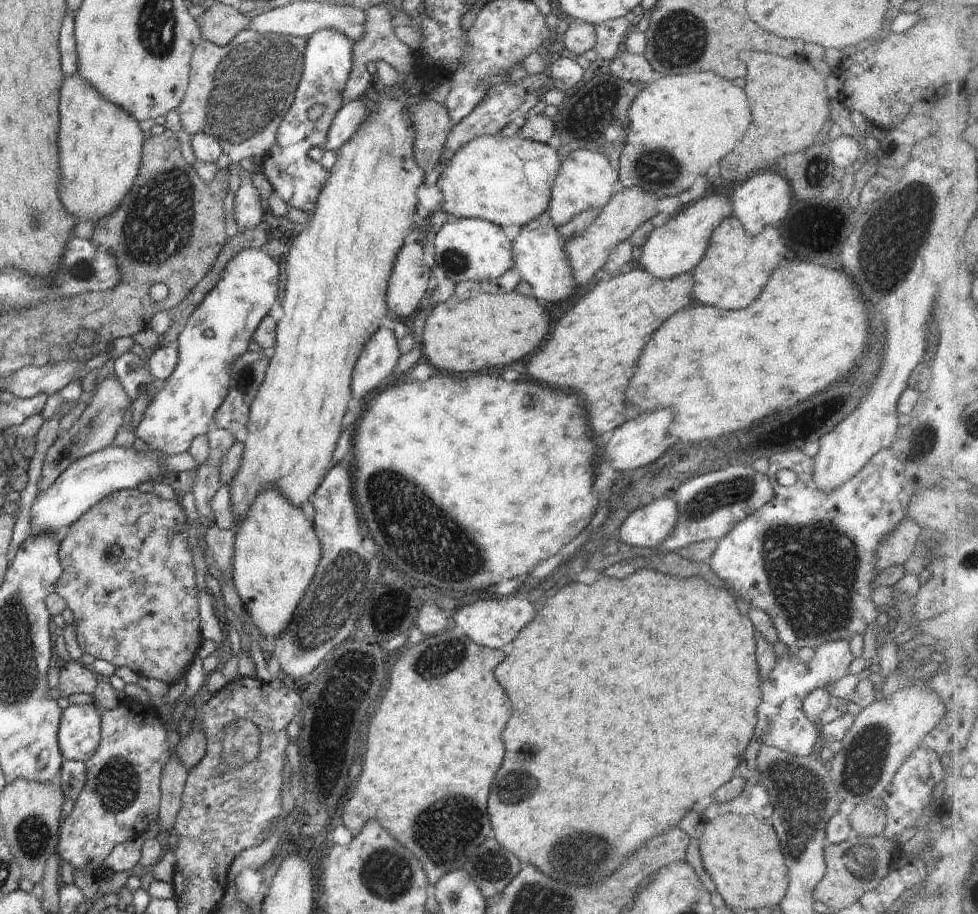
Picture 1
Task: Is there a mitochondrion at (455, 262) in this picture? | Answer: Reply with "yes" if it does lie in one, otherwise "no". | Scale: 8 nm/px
yes

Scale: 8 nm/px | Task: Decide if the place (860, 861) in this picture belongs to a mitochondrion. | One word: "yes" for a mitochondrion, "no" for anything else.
yes

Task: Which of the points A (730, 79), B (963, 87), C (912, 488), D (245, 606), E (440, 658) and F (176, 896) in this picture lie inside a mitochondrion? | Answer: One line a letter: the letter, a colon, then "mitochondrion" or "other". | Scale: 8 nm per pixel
A: other
B: other
C: other
D: other
E: mitochondrion
F: other

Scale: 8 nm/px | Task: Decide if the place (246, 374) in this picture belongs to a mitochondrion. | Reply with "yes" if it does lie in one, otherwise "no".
yes

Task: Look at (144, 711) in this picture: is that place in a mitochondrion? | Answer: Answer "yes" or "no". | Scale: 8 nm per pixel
no

